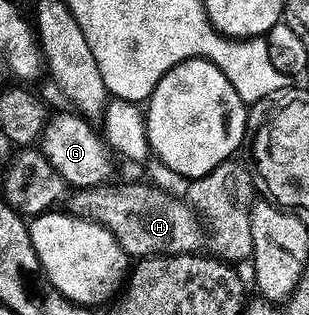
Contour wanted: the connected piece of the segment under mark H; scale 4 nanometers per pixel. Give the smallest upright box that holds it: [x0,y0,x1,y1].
[68,182,204,257]

